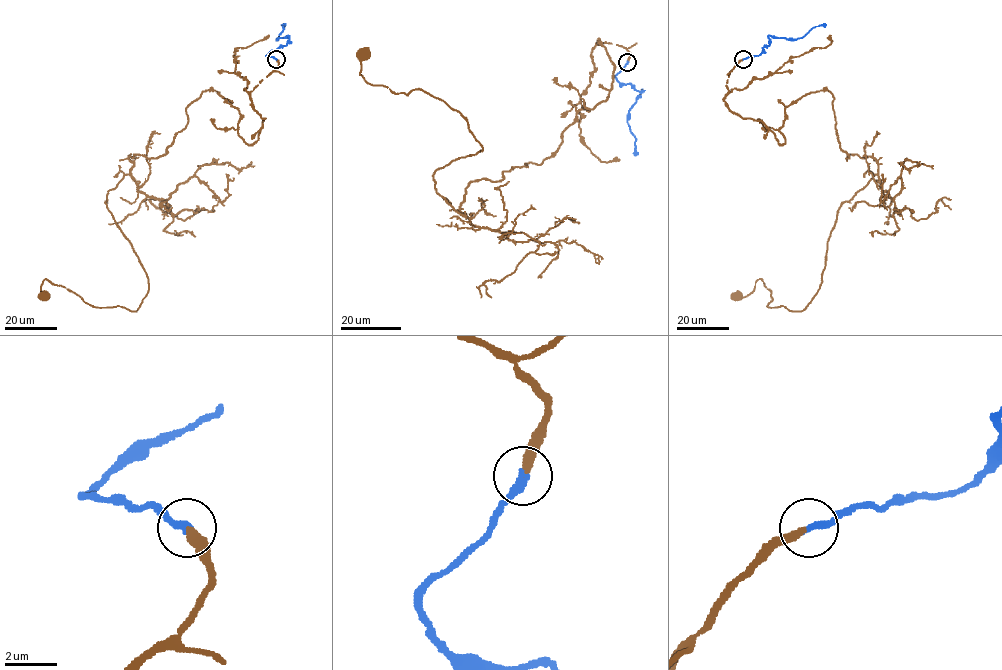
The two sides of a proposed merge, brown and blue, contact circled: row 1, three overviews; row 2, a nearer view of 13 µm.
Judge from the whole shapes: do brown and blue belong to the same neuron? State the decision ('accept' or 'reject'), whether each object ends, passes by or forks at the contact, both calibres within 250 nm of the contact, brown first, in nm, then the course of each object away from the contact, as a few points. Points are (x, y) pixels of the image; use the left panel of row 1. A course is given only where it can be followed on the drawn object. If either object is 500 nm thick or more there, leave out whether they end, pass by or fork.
accept; brown ends there; blue ends there; 280 nm thick on the brown side, 300 nm on the other; brown runs (276, 59), (252, 144), (206, 90), (108, 191), (148, 278), (136, 311), (46, 279), (45, 296); blue runs (276, 59), (266, 56), (289, 40), (287, 35), (276, 39), (283, 29), (282, 24)

